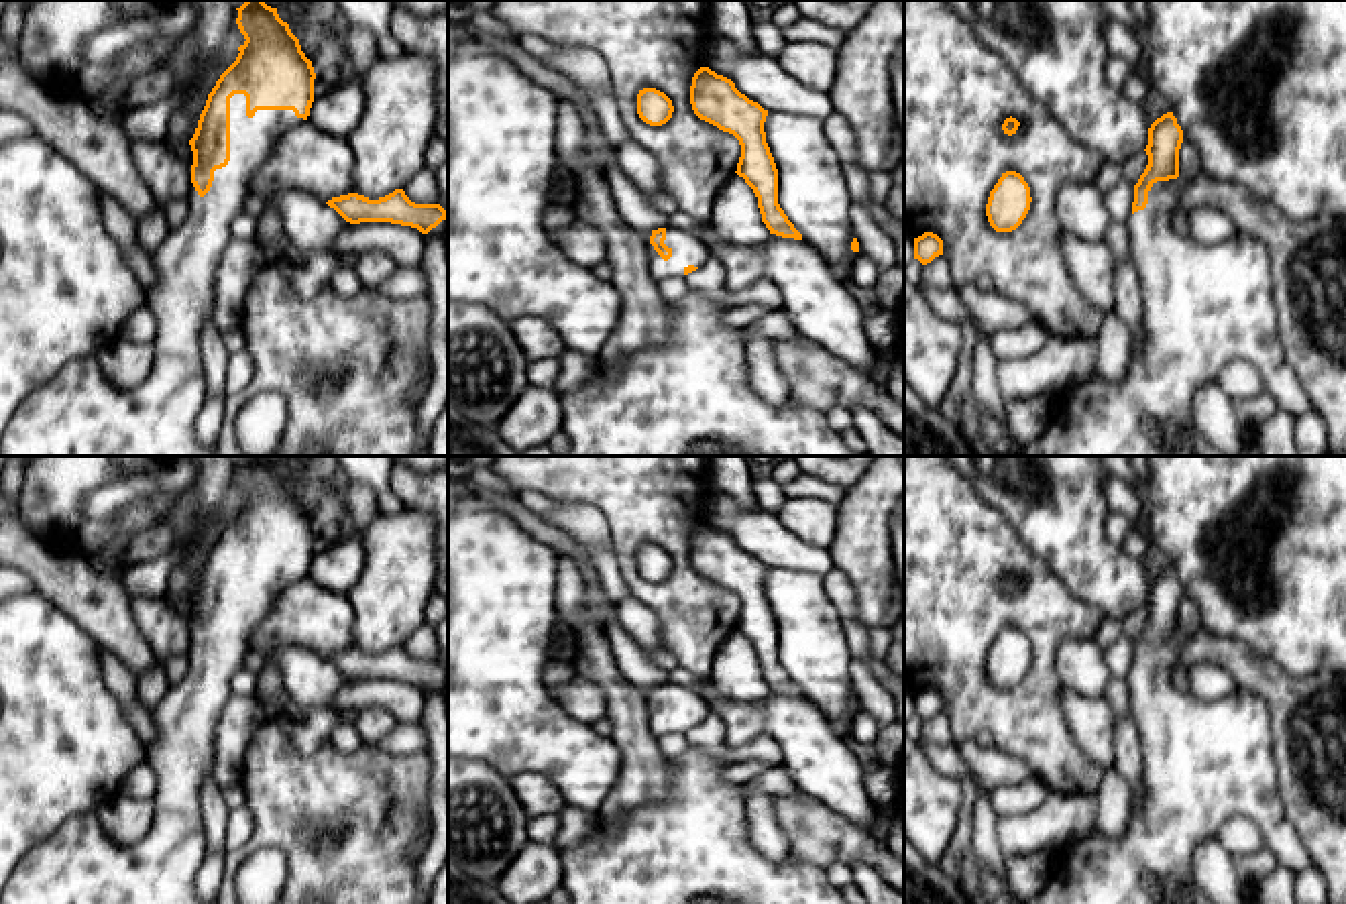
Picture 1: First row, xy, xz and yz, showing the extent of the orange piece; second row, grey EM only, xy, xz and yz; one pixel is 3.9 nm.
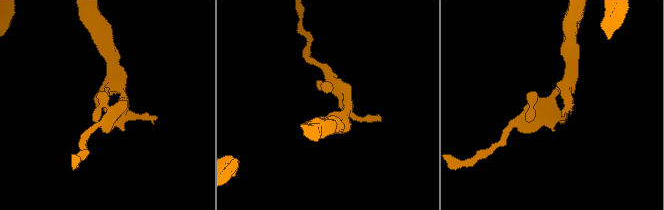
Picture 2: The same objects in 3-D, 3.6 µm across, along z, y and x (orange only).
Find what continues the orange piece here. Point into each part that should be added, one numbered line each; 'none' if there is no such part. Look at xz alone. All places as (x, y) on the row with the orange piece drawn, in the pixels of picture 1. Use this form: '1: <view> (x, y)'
1: xz (687, 249)

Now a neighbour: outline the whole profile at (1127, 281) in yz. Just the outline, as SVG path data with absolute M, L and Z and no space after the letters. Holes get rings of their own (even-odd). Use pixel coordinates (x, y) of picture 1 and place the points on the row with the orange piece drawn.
M1116 257L1114 273L1114 309L1120 320L1128 326L1134 348L1142 346L1142 297L1140 297L1140 275L1134 261Z

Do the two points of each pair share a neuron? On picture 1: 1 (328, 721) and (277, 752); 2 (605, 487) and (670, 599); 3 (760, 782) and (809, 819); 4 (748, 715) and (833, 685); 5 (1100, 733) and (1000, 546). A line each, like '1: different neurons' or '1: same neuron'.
1: different neurons
2: same neuron
3: different neurons
4: different neurons
5: different neurons

